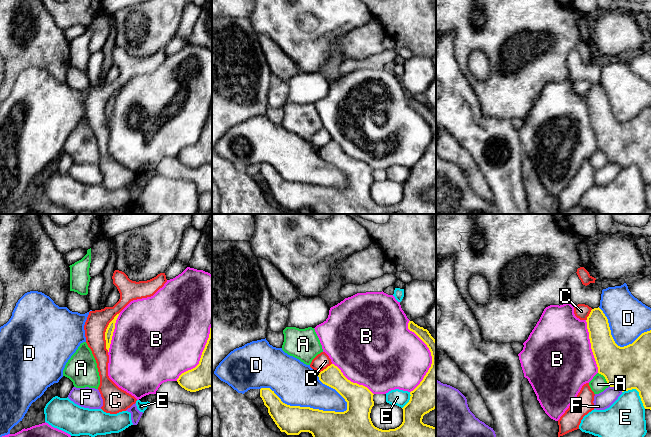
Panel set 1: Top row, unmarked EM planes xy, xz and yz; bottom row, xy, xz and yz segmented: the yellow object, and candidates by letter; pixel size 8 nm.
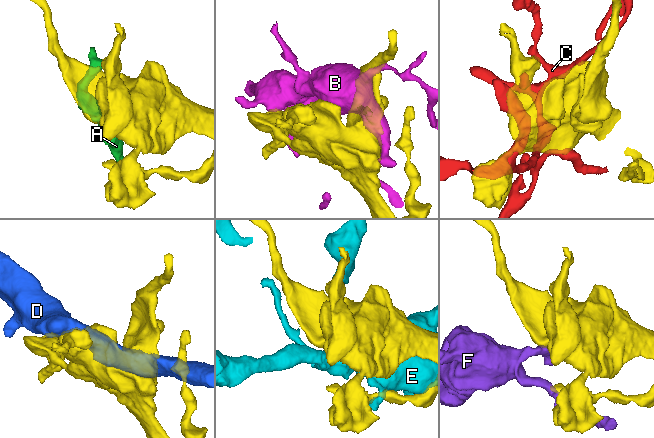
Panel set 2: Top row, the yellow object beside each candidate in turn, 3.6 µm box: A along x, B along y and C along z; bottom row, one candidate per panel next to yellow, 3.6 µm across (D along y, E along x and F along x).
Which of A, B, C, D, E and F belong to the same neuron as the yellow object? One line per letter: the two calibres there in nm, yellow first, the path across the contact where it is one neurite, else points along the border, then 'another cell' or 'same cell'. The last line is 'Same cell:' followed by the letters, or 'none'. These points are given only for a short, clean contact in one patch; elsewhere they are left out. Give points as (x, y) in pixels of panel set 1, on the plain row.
A: calibres 340 and 140 nm; another cell
B: calibres 280 and 500 nm; another cell
C: calibres 60 and 180 nm; another cell
D: calibres 280 and 340 nm; another cell
E: calibres 340 and 320 nm; another cell
F: calibres 340 and 140 nm; another cell
Same cell: none

